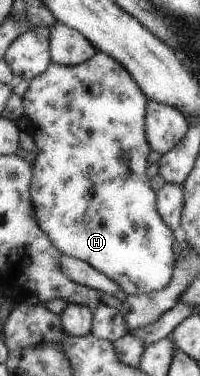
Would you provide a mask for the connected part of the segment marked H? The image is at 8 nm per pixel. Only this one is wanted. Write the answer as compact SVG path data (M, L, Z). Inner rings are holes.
M96 51L89 60L80 62L75 66L63 66L49 61L49 66L37 74L36 77L29 79L29 84L20 97L23 108L23 116L28 121L28 131L32 136L36 152L30 159L32 166L31 184L29 194L33 204L35 221L39 230L49 238L49 242L58 250L61 255L78 258L92 266L95 270L104 274L126 295L135 295L148 293L163 288L172 275L175 254L173 254L173 240L179 235L179 232L172 231L161 216L157 214L156 192L149 188L149 178L145 174L147 170L147 156L152 150L149 150L149 144L145 142L144 114L147 99L143 96L137 83L131 78L131 75L113 58L109 58L101 51Z

